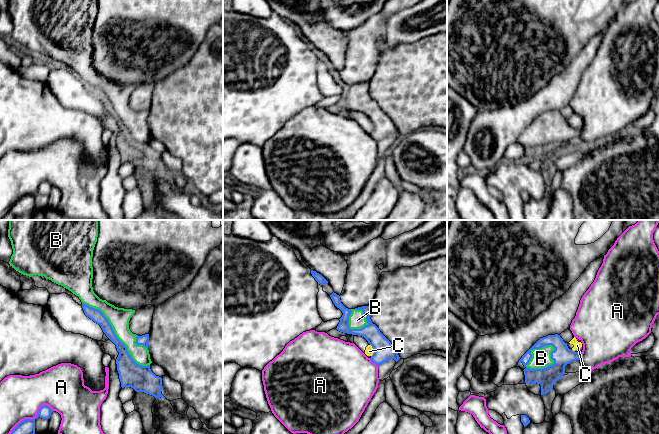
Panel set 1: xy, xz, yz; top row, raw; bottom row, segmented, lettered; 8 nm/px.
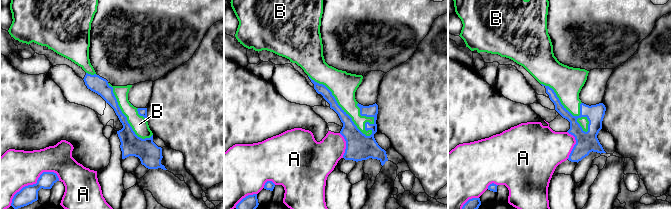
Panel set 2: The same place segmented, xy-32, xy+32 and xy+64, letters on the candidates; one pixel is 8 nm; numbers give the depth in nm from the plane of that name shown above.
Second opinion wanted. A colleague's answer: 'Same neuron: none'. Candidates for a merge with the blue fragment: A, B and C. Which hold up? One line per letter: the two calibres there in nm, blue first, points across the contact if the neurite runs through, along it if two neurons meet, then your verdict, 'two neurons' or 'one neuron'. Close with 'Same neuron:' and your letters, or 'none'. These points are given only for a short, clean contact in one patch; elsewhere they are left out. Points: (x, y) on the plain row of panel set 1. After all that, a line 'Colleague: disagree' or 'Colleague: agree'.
A: 140 nm thick on the blue side, 340 nm on the other; two neurons
B: 160 nm thick on the blue side, 160 nm on the other; two neurons
C: 160 nm thick on the blue side, 70 nm on the other; border along xz (370, 120), (373, 126), (371, 132); two neurons
Same neuron: none
Colleague: agree

